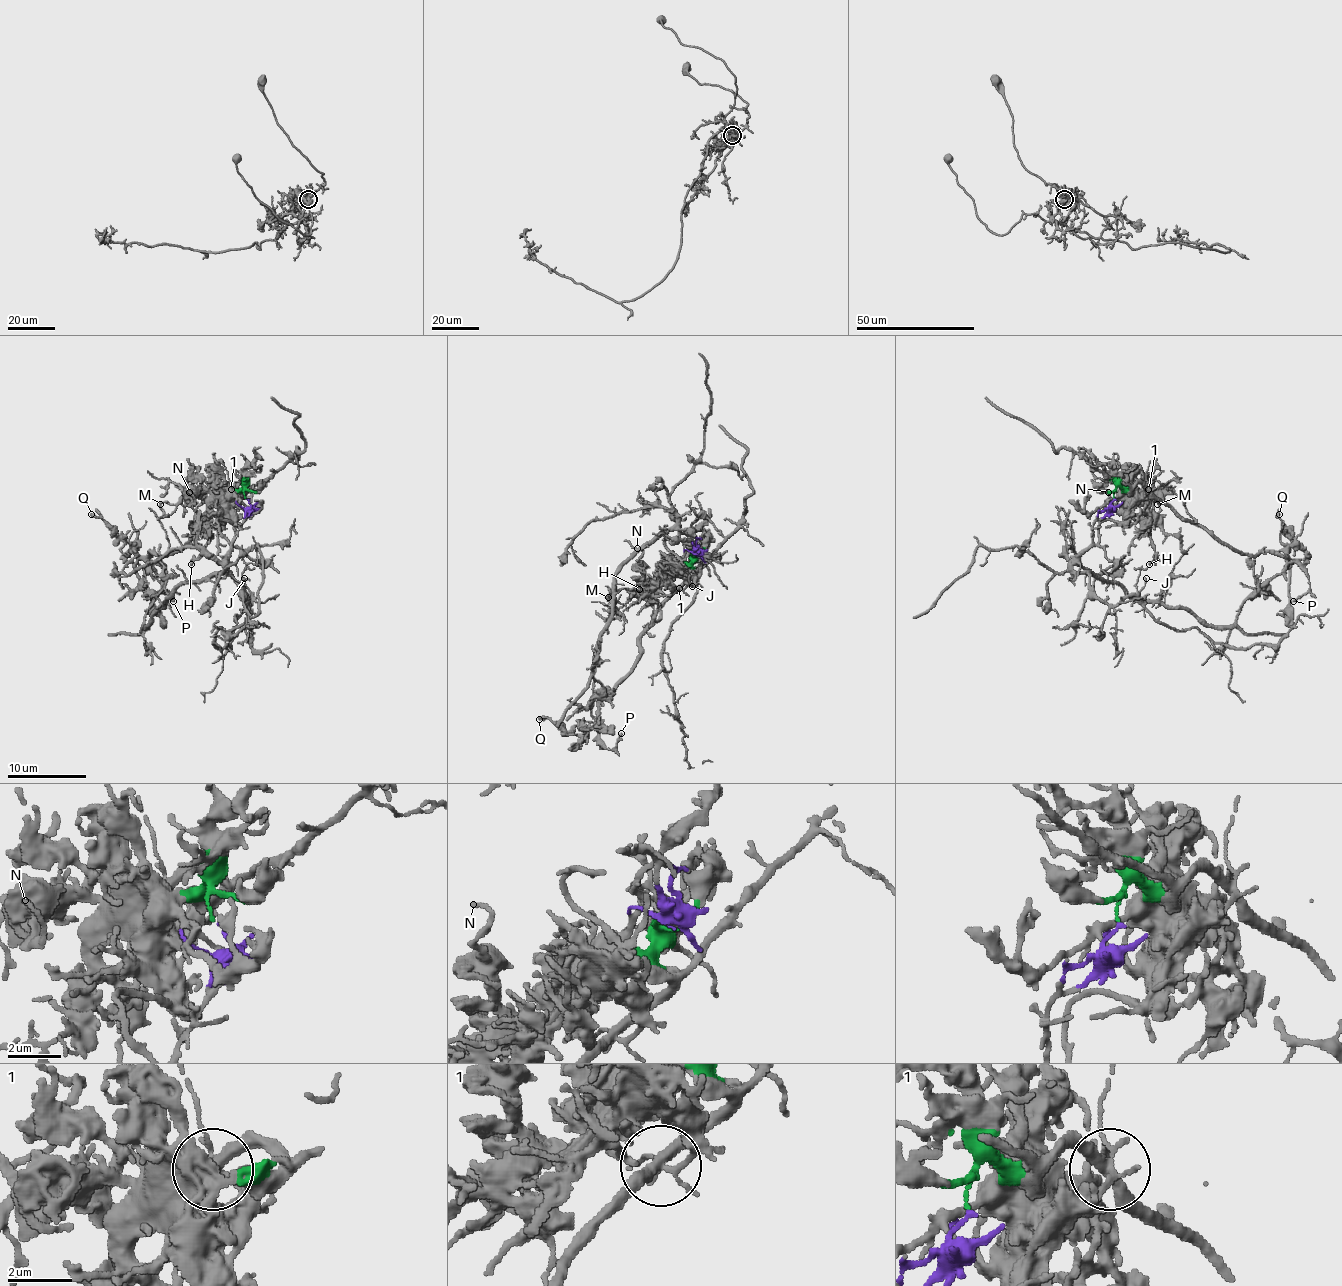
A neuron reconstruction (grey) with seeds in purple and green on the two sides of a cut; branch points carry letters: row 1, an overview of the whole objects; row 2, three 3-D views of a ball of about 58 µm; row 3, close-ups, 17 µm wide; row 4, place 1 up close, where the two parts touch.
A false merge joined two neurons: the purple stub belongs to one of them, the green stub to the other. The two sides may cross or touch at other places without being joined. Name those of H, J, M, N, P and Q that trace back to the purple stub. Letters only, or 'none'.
J

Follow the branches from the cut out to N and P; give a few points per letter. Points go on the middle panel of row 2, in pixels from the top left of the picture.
N: (696, 554), (680, 562), (659, 583), (651, 583), (645, 577), (639, 560), (643, 552), (637, 548)
P: (696, 554), (696, 571), (662, 605), (641, 636), (641, 654), (602, 701), (598, 738), (611, 750), (621, 732)

